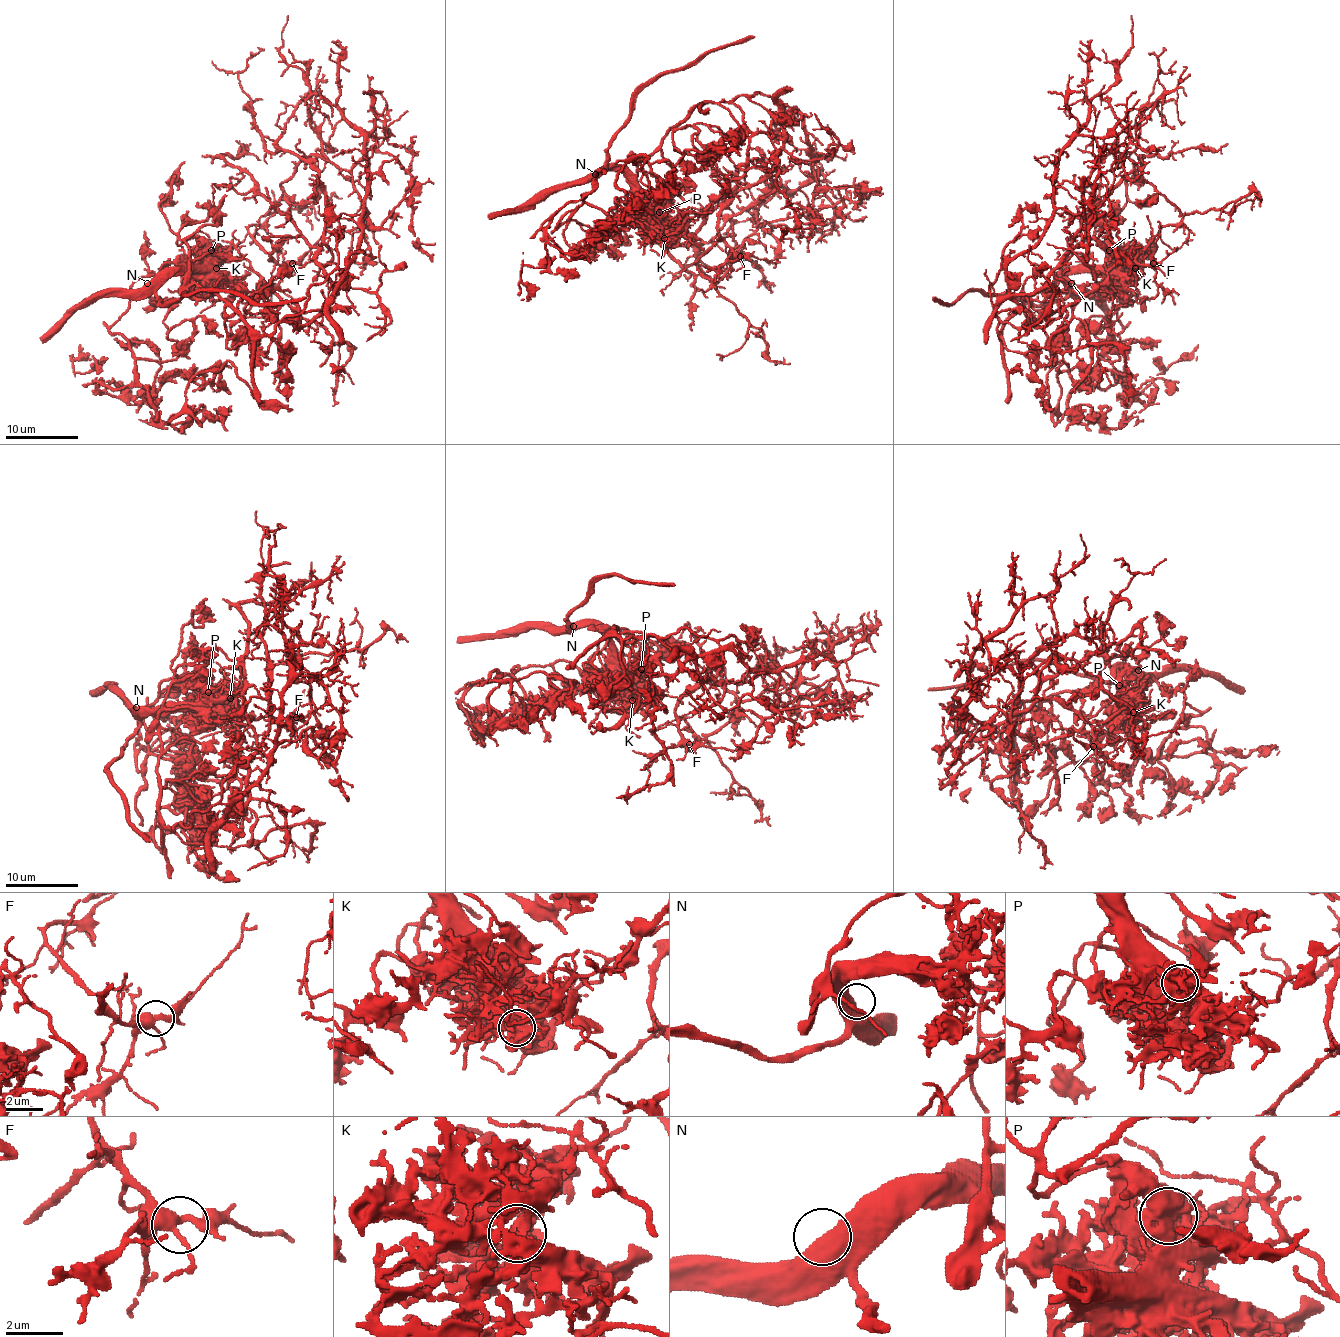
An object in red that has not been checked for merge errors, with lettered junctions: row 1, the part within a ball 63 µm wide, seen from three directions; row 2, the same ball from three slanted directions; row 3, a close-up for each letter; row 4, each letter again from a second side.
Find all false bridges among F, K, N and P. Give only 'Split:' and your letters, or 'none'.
Split: K, P

